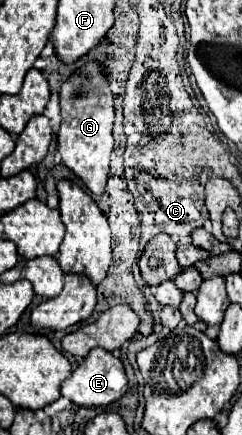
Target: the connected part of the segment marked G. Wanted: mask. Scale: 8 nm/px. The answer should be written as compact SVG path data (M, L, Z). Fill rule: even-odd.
M87 63L79 73L63 83L61 99L61 127L57 133L59 155L93 195L103 195L109 177L109 155L113 151L113 93L99 63Z

